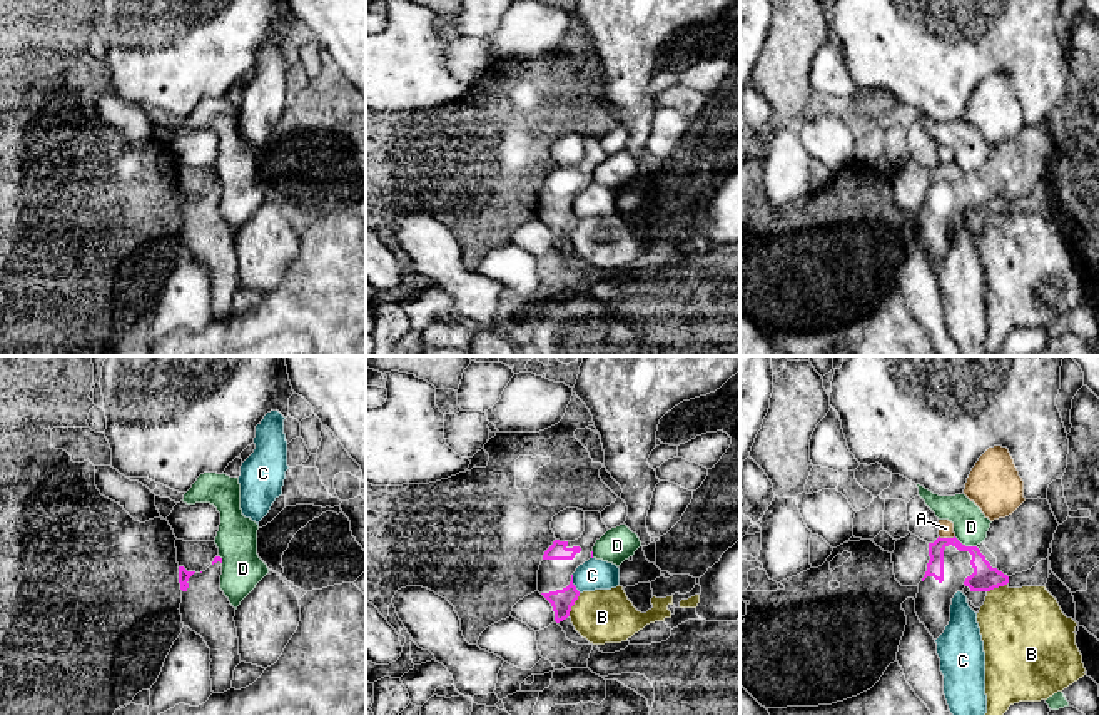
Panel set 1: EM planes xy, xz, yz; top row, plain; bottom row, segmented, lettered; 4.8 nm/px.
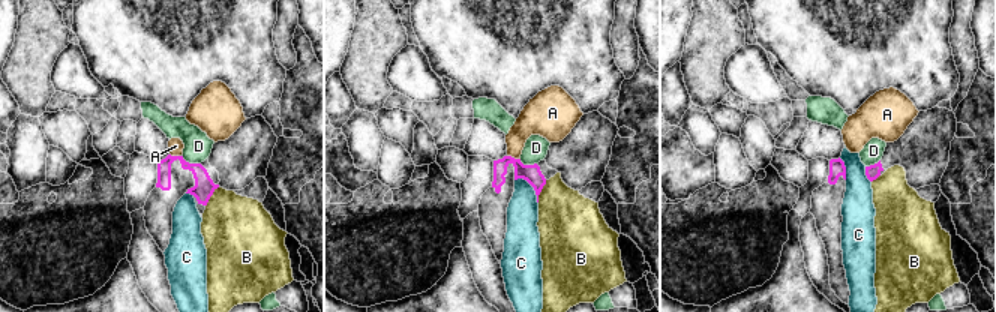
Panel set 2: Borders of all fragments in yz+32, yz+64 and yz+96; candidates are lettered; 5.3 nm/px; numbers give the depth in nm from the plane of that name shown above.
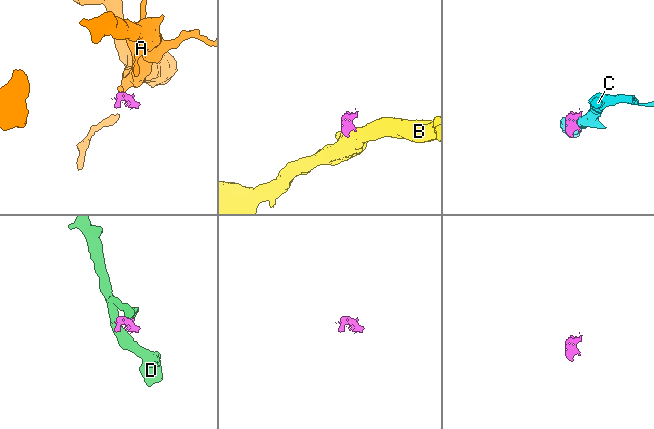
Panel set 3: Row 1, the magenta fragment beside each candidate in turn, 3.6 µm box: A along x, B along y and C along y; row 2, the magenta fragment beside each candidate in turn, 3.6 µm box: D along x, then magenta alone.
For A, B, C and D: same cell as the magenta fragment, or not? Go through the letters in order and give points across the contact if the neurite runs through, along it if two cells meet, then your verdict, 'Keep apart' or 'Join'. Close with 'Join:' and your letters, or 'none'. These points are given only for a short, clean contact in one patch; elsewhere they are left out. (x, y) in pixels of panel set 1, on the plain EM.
A: Boundary: yz (939, 161), (954, 162). Keep apart
B: Boundary: xz (580, 219), (568, 241). Keep apart
C: Boundary: xz (572, 201), (572, 209), (580, 218). Keep apart
D: Keep apart
Join: none

